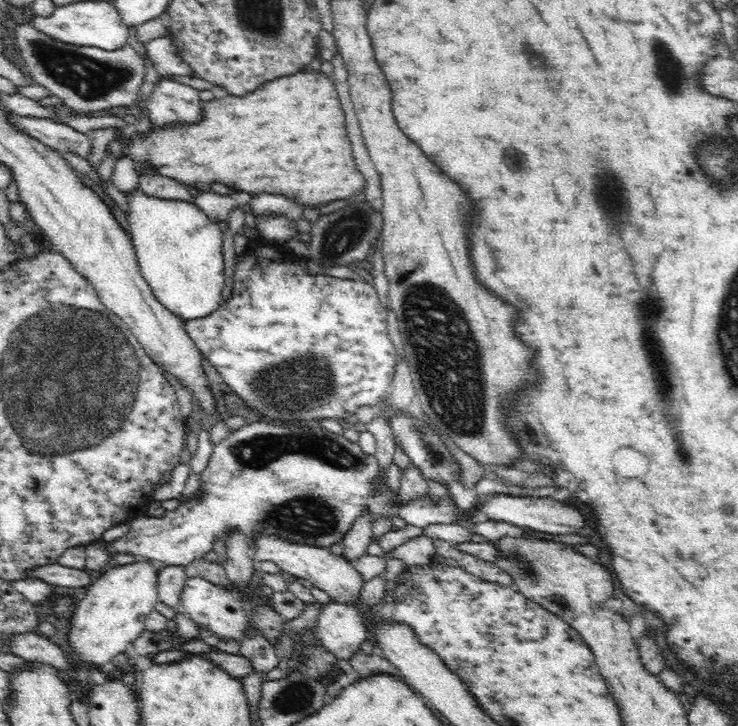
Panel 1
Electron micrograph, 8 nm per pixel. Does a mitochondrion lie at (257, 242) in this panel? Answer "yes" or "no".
no

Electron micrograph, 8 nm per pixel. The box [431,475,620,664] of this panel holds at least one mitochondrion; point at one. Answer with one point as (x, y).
(529, 573)

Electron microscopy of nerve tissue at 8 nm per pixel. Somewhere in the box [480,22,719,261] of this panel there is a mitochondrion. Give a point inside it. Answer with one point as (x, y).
(610, 187)

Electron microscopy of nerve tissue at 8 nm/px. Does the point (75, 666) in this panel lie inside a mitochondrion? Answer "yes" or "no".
no

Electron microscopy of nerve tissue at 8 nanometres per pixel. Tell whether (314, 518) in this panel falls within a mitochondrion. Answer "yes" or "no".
yes

